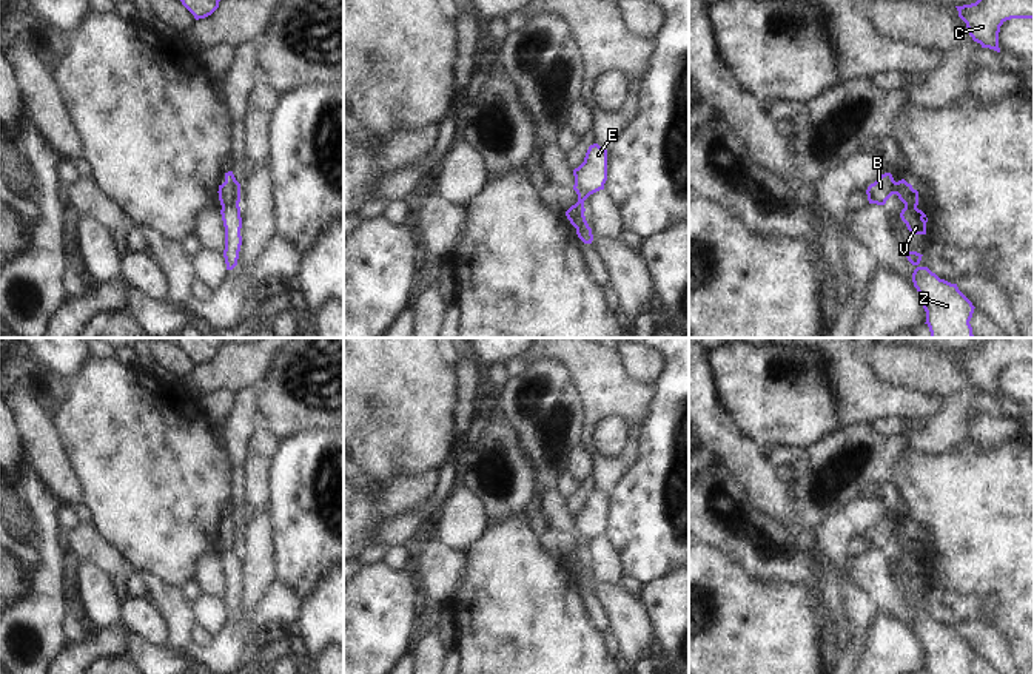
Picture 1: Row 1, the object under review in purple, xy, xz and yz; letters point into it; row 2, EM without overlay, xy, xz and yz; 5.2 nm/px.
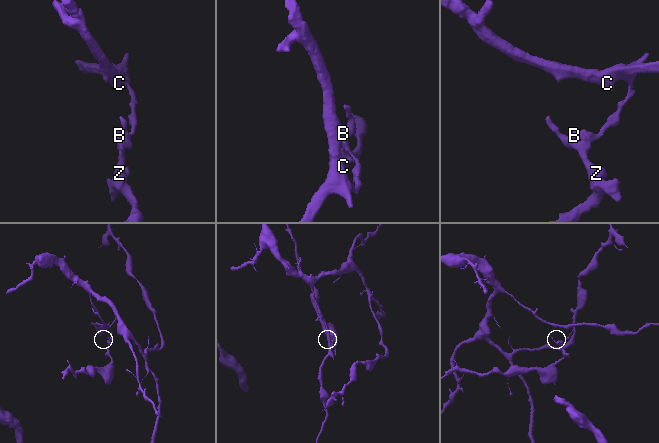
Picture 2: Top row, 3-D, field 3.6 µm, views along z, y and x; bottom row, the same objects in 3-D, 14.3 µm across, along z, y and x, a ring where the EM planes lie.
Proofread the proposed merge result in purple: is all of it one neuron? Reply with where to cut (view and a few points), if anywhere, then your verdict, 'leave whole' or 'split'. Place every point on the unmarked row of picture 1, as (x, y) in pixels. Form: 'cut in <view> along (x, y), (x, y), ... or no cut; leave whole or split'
cut in xz along (583, 559), (574, 563), (574, 571); split

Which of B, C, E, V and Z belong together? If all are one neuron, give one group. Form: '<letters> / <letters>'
B E V Z / C

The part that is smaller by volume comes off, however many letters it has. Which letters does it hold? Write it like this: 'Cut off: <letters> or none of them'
Cut off: B, E, V, Z

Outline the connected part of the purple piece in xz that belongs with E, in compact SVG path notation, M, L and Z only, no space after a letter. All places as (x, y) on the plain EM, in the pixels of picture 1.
M598 489L590 490L584 507L573 515L573 521L573 535L578 540L578 548L566 557L566 561L570 563L570 569L575 572L575 561L586 557L584 546L590 540L604 535L607 526L607 495Z

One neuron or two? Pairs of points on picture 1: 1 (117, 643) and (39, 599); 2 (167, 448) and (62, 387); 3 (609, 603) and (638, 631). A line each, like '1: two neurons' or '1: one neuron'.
1: two neurons
2: two neurons
3: one neuron

